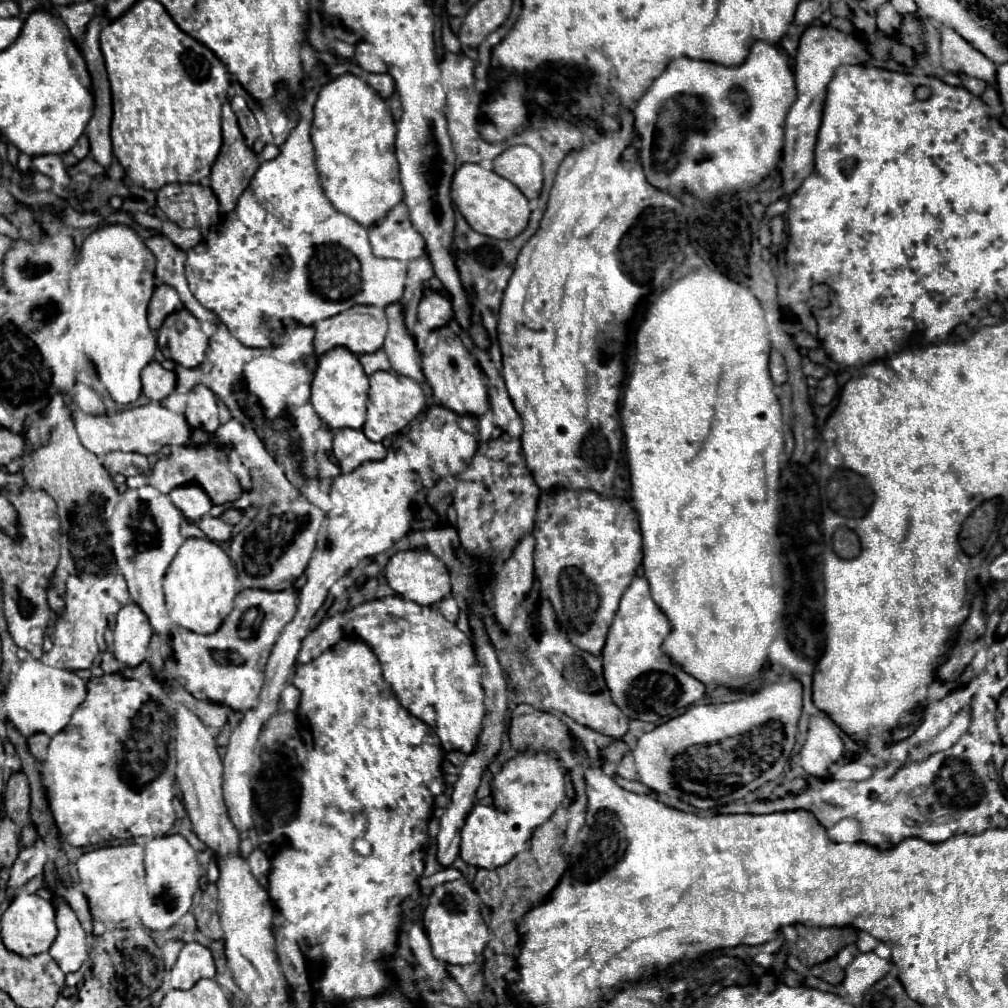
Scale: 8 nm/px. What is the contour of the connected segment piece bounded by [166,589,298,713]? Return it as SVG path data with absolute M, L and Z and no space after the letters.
M244 589L236 605L238 619L224 623L212 635L196 635L190 631L178 631L170 639L172 659L166 661L168 673L178 679L194 697L222 703L234 711L250 711L258 705L258 691L262 691L264 663L276 643L280 629L290 623L296 613L298 597L292 589L286 591L264 591Z

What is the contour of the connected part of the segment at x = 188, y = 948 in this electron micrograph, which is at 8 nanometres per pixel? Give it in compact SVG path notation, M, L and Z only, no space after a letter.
M184 943L176 963L168 973L168 981L174 989L190 989L202 977L214 977L216 965L212 951L198 943Z

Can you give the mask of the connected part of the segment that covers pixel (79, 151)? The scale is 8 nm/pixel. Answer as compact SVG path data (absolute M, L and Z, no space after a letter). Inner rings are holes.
M82 135L82 139L78 139L78 143L76 143L74 149L72 149L72 155L74 155L78 161L82 161L84 157L90 155L90 147L88 147L88 139L86 139L86 135Z

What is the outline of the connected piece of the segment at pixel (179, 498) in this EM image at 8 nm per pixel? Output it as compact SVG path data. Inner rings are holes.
M196 485L172 489L168 493L168 497L170 497L174 507L182 513L182 517L188 523L198 523L198 519L202 519L208 513L208 509L210 509L208 495Z

